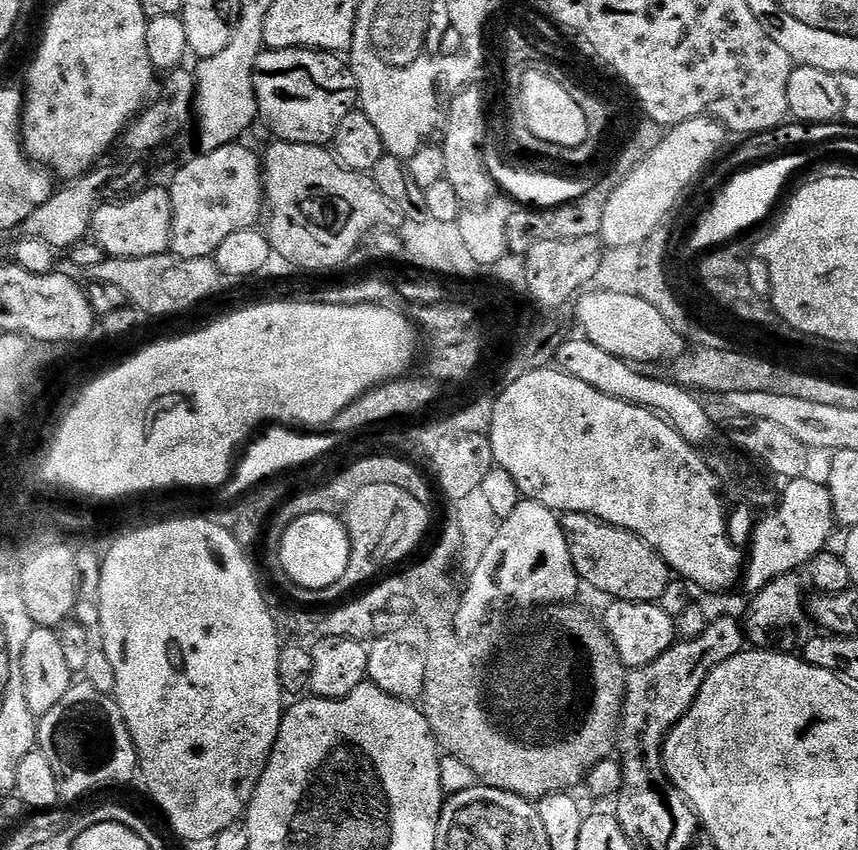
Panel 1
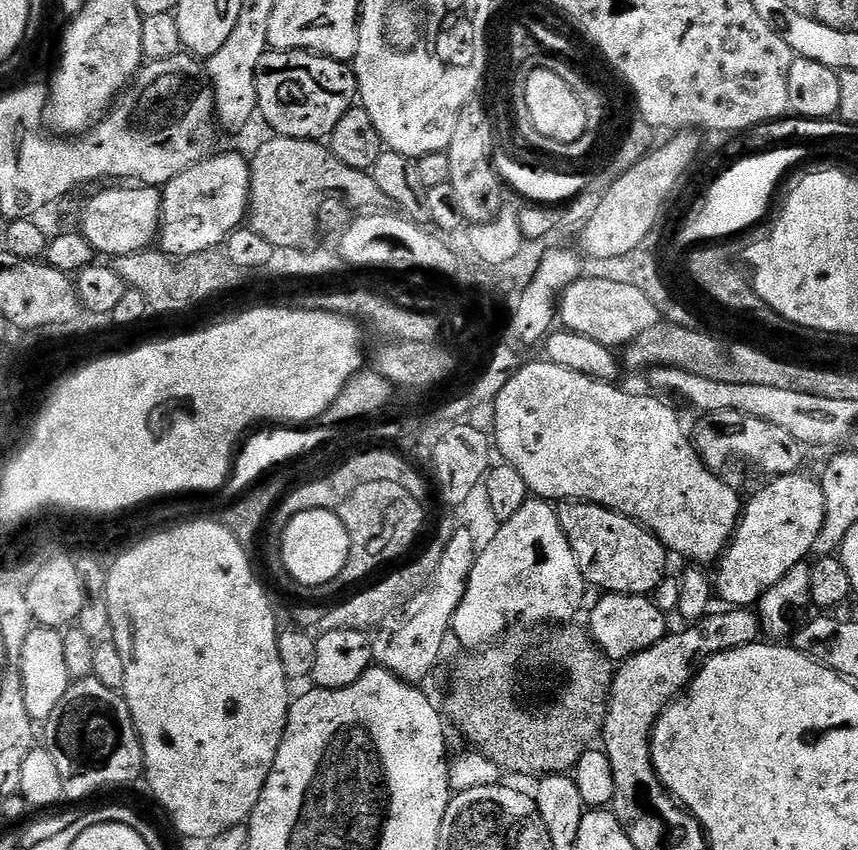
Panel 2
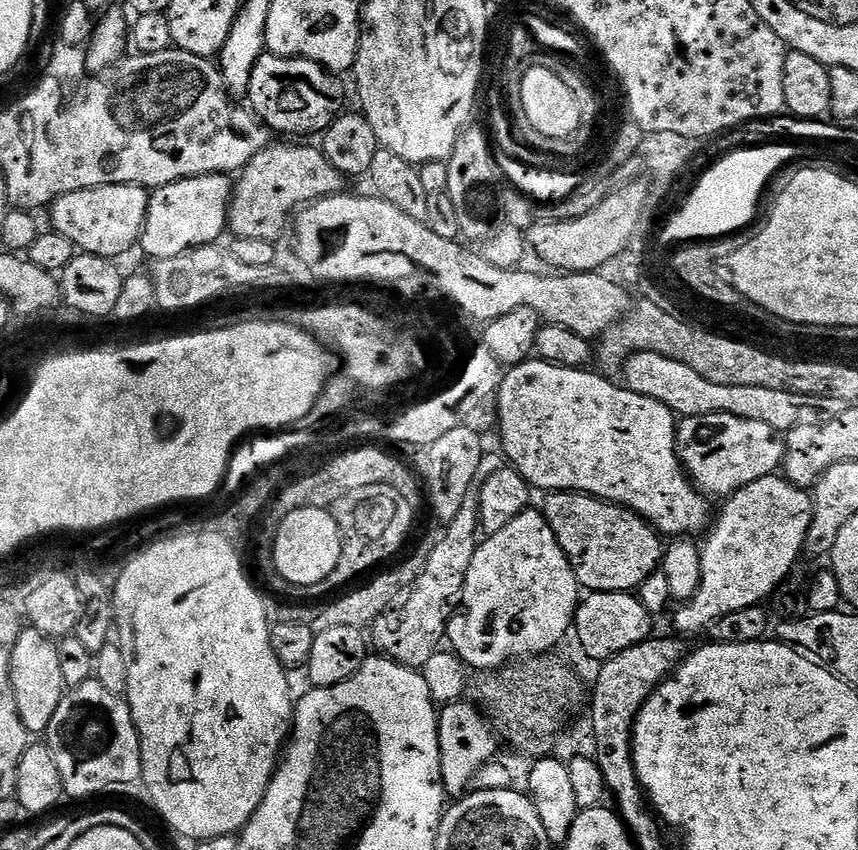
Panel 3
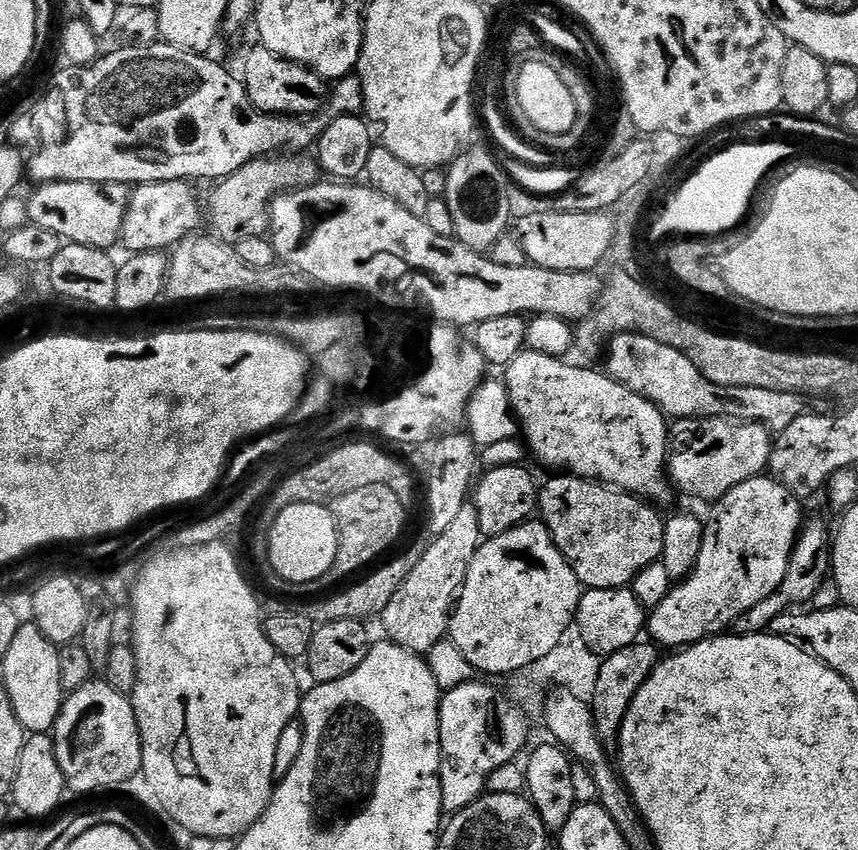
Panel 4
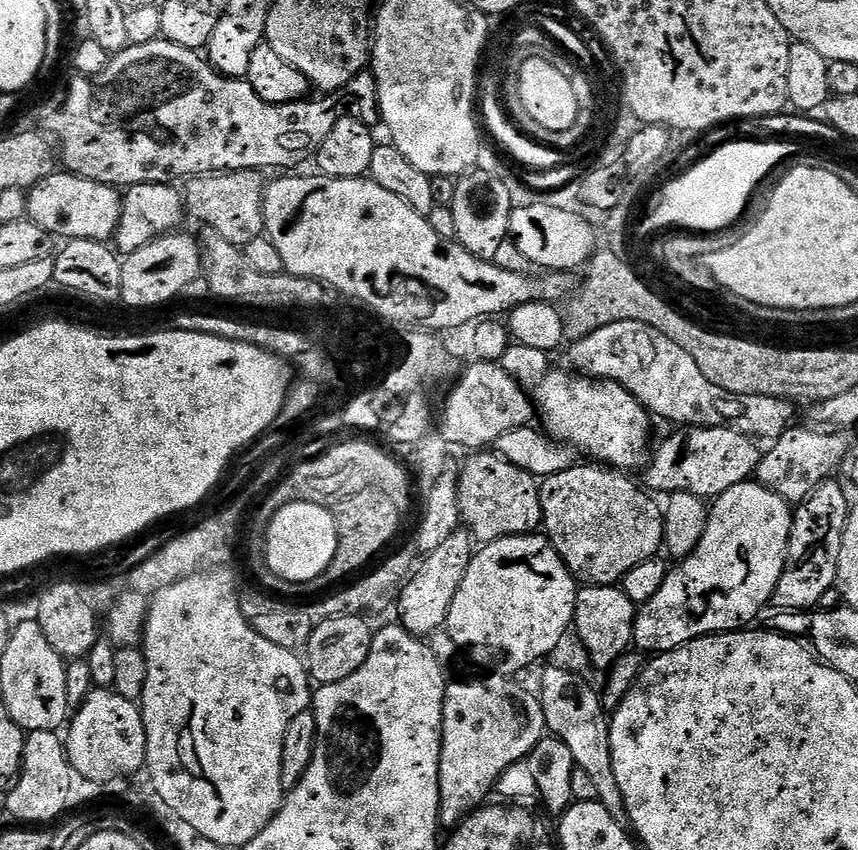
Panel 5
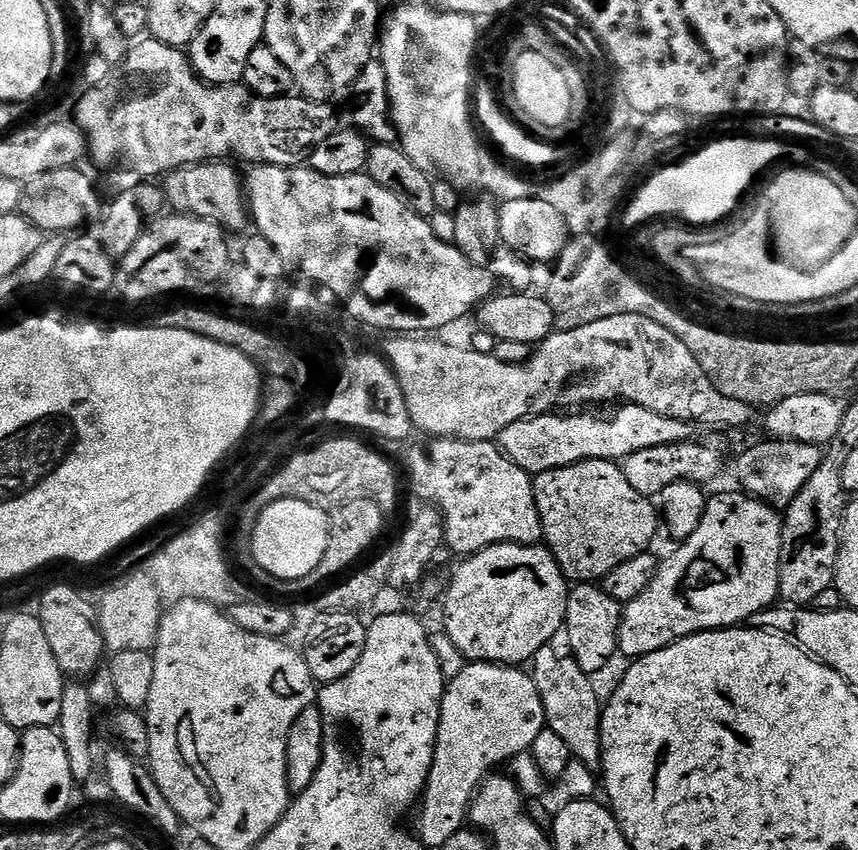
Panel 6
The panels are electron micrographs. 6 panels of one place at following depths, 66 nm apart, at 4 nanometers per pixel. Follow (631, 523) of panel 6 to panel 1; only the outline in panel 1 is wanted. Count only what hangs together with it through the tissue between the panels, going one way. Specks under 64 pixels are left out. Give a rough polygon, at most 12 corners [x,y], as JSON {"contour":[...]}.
{"contour":[[563,513],[576,573],[612,600],[659,602],[674,573],[638,534]]}

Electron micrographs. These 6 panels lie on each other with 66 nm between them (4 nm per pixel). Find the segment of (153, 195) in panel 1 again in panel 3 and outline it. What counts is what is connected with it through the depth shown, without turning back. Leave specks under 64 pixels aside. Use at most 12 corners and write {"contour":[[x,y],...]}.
{"contour":[[107,184],[59,196],[51,227],[81,253],[139,245],[149,189]]}

